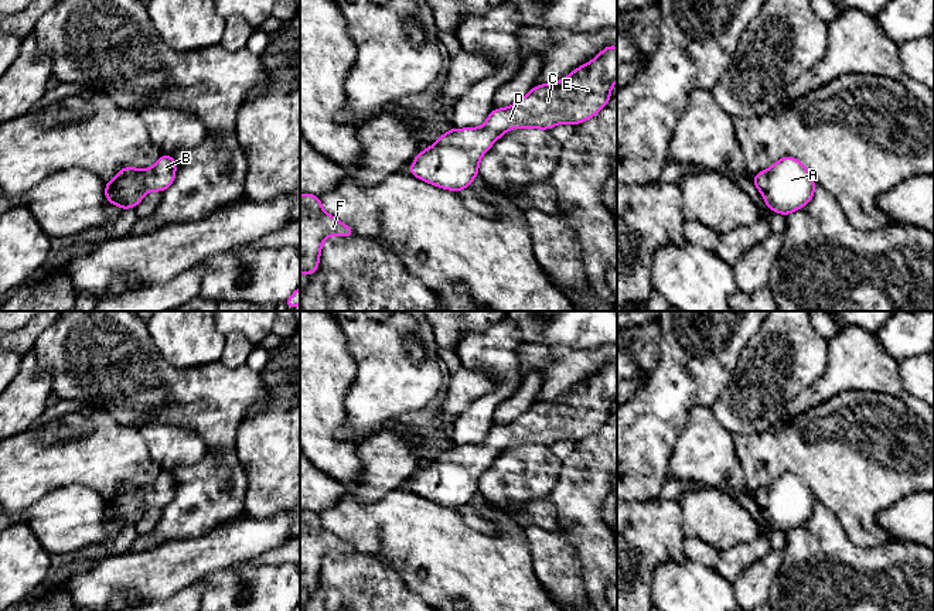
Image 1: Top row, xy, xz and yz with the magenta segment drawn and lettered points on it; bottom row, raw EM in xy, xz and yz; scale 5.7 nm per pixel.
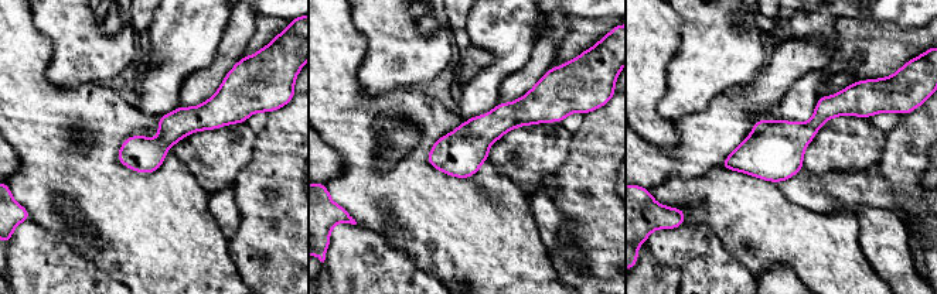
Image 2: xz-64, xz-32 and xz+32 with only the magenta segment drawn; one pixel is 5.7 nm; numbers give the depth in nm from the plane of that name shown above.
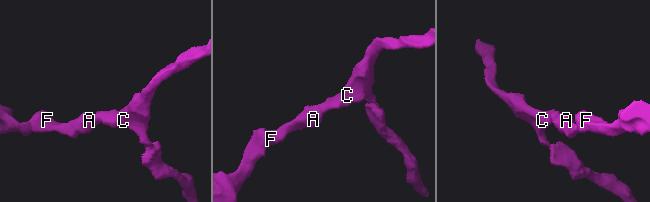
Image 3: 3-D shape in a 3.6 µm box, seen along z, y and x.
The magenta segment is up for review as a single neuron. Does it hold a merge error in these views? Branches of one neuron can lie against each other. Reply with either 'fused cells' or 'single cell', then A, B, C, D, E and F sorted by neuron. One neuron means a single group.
single cell; groups A B C D E F

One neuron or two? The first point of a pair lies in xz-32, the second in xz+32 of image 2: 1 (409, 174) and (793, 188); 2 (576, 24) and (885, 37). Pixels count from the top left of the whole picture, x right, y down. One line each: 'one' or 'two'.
1: two
2: one

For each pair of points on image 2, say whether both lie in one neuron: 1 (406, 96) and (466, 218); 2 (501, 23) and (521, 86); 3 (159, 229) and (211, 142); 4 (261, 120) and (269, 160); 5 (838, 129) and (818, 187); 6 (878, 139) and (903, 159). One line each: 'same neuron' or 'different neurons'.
1: same neuron
2: different neurons
3: different neurons
4: different neurons
5: different neurons
6: different neurons

